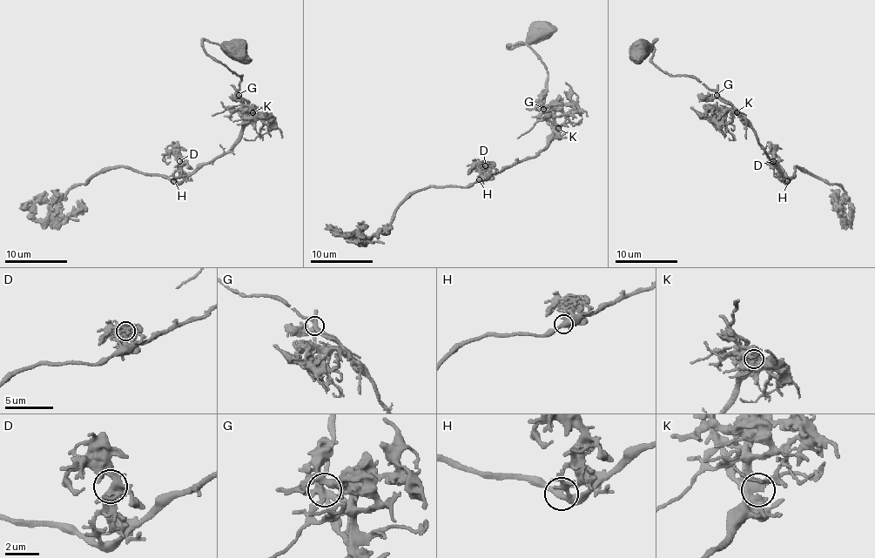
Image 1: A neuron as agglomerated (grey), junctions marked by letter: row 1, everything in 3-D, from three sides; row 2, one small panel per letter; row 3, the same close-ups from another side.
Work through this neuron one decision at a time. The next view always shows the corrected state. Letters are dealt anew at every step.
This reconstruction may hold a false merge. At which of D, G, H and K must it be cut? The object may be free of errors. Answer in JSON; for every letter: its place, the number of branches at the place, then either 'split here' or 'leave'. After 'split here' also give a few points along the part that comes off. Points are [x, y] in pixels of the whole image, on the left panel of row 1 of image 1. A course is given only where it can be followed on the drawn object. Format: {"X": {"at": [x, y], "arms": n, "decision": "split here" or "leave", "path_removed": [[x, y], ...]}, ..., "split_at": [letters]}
{"D": {"at": [179, 161], "arms": 6, "decision": "leave"}, "G": {"at": [238, 95], "arms": 5, "decision": "split here", "path_removed": [[238, 94], [242, 76], [214, 60], [205, 50], [203, 42], [209, 40], [220, 44], [238, 46], [249, 58]]}, "H": {"at": [173, 181], "arms": 5, "decision": "leave"}, "K": {"at": [252, 112], "arms": 4, "decision": "leave"}, "split_at": ["G"]}

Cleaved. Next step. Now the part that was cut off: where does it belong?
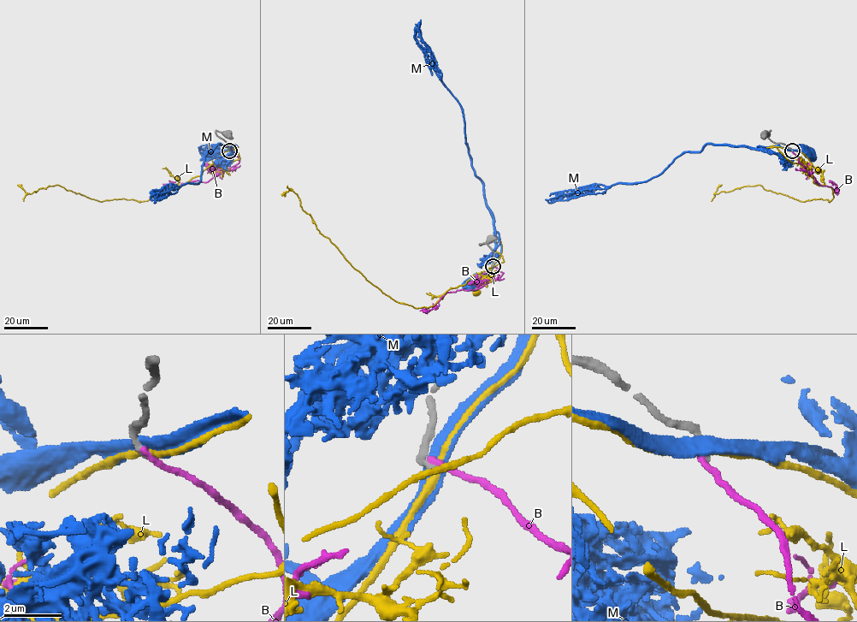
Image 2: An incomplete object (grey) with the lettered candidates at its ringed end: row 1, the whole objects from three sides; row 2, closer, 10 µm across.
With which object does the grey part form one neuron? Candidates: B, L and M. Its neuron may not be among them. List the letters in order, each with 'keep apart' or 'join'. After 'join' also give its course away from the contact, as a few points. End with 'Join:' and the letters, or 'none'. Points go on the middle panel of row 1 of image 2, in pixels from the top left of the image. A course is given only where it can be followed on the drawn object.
B: keep apart
L: keep apart
M: keep apart
Join: none

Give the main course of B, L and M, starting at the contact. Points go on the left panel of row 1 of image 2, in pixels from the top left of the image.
B: (228, 151), (239, 158), (235, 165), (225, 168), (205, 182), (193, 180), (160, 189), (166, 184), (174, 182)
L: (228, 151), (238, 147), (239, 159), (146, 201), (17, 185)
M: (228, 150), (212, 151), (210, 153)

